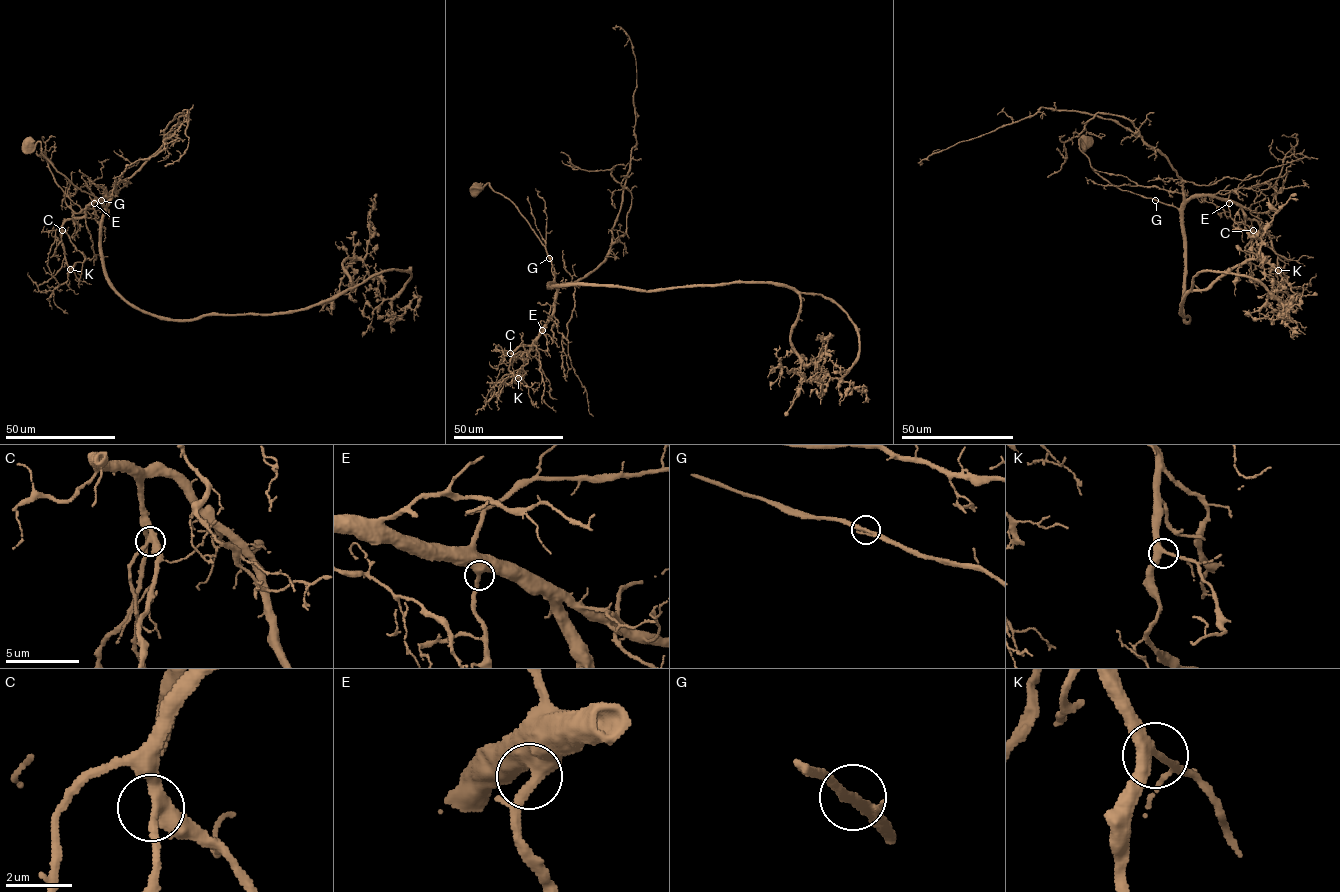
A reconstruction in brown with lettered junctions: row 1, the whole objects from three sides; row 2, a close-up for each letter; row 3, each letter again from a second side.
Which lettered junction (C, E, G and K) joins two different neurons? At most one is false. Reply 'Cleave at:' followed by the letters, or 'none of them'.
Cleave at: none of them

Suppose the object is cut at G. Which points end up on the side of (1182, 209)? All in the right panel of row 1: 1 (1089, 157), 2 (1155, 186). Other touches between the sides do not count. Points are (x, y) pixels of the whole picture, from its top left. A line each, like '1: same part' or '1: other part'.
1: other part
2: same part

